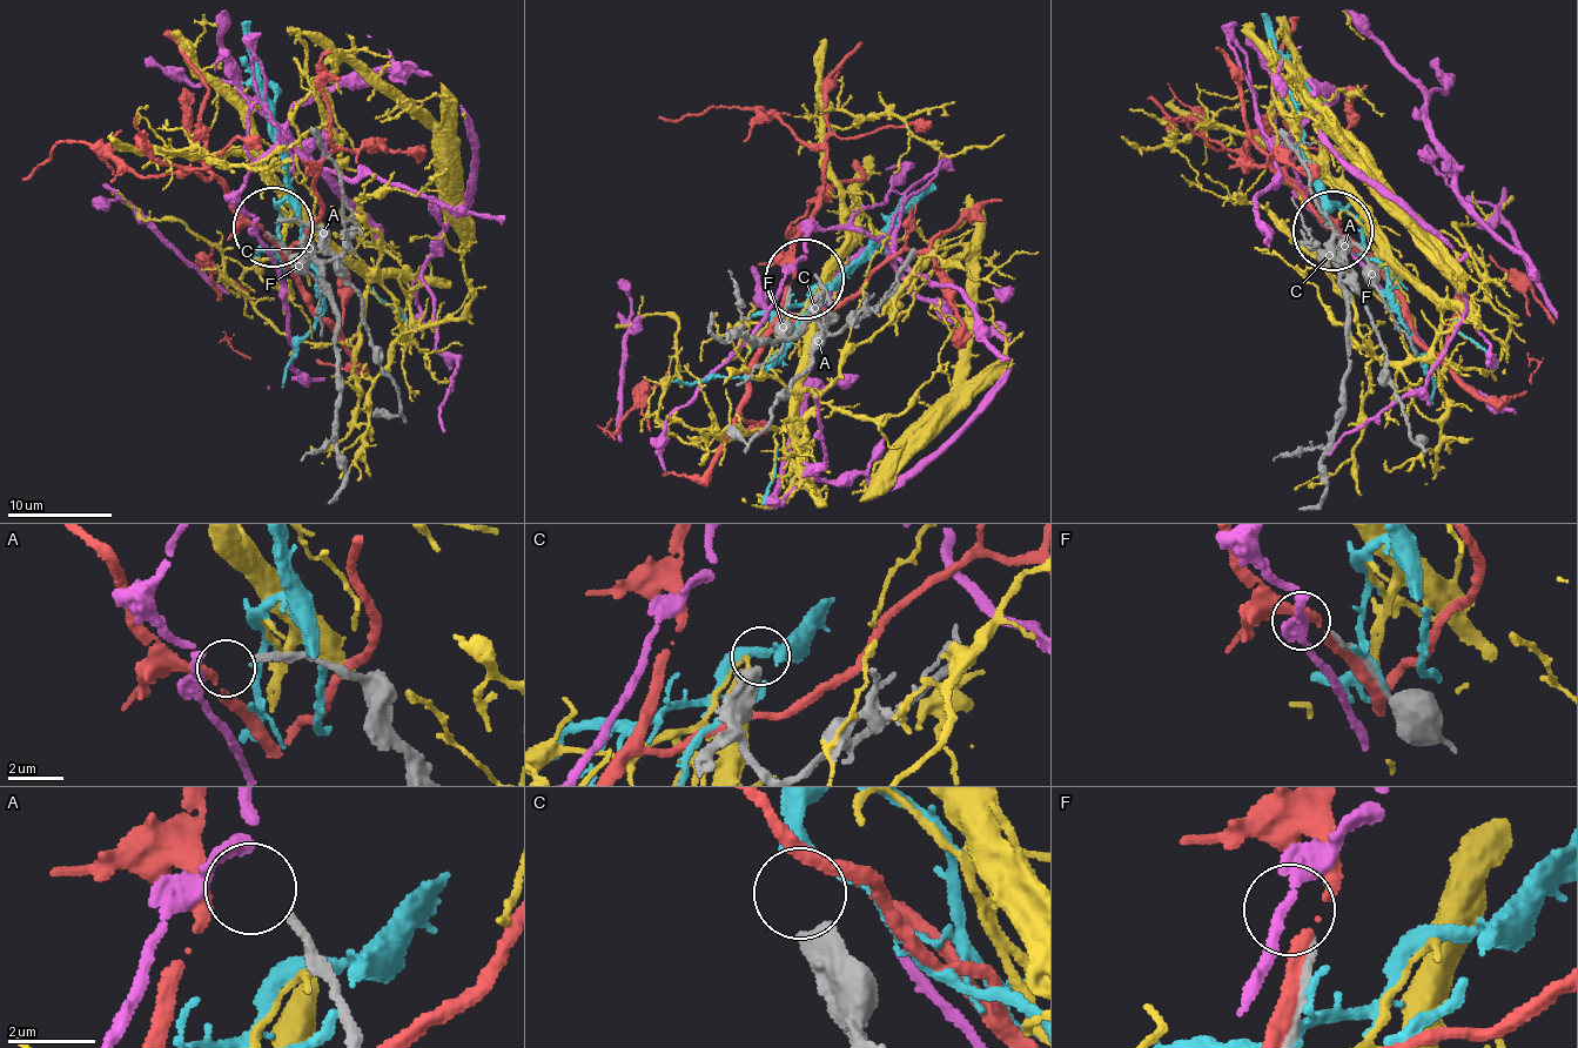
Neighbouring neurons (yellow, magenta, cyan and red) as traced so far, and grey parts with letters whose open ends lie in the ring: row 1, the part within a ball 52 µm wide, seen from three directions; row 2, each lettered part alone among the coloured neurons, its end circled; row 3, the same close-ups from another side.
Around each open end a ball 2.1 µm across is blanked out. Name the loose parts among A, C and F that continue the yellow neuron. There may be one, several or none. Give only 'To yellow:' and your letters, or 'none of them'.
To yellow: none of them

